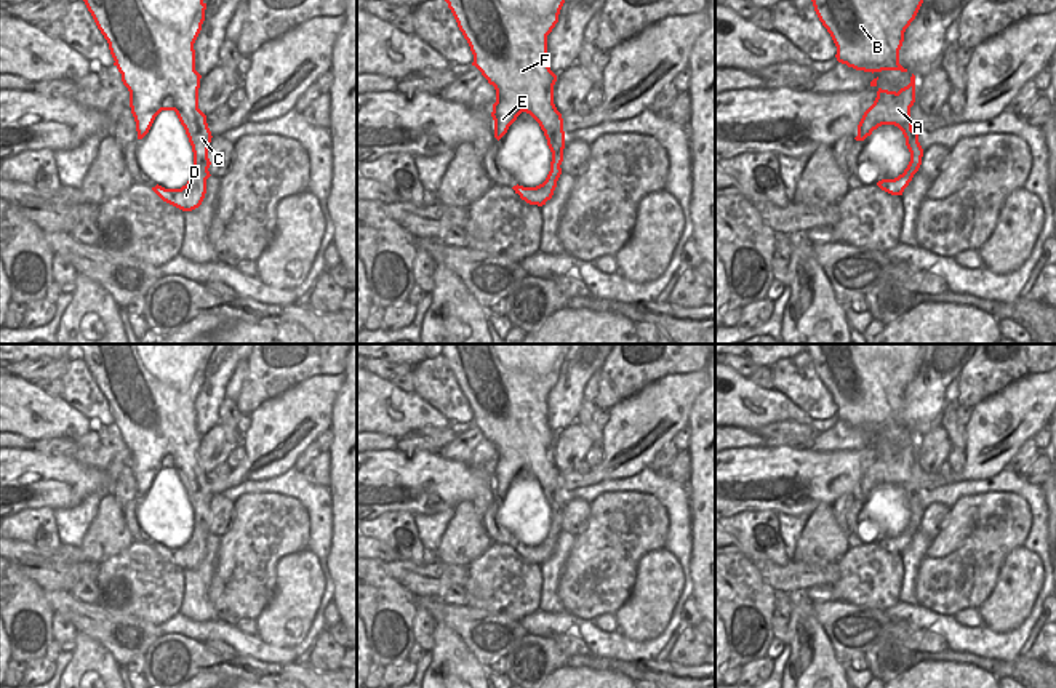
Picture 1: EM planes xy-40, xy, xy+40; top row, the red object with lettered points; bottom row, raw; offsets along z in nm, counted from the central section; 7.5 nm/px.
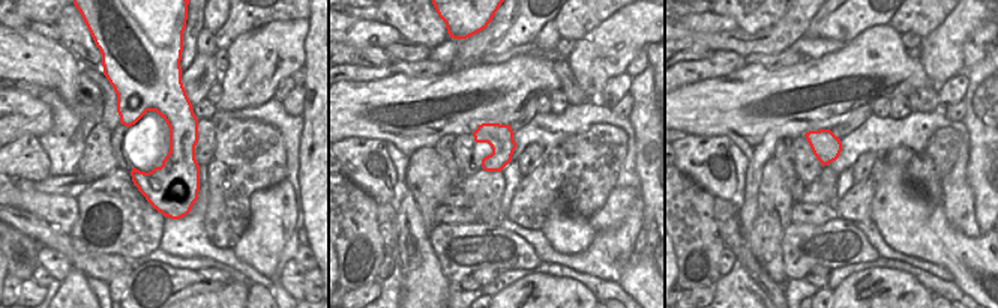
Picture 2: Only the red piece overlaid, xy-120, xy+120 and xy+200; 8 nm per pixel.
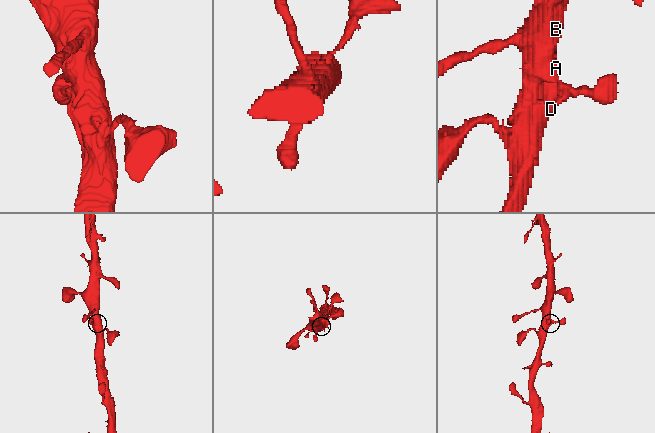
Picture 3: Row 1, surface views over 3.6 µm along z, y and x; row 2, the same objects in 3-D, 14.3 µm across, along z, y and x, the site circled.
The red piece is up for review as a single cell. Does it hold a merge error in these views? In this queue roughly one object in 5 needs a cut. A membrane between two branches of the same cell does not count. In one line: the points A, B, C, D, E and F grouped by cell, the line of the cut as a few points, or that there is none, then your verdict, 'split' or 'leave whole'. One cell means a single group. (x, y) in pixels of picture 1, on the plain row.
A B C D E F | no cut | leave whole

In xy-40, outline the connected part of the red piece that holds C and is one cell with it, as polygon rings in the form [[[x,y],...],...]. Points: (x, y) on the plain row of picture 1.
[[[74,344],[74,347],[107,398],[114,424],[130,450],[138,498],[149,491],[162,469],[174,469],[192,504],[194,528],[187,542],[181,547],[165,547],[157,542],[152,549],[182,570],[198,566],[206,552],[206,538],[211,534],[208,504],[213,496],[206,474],[198,467],[202,434],[195,429],[194,408],[205,379],[206,344]]]

